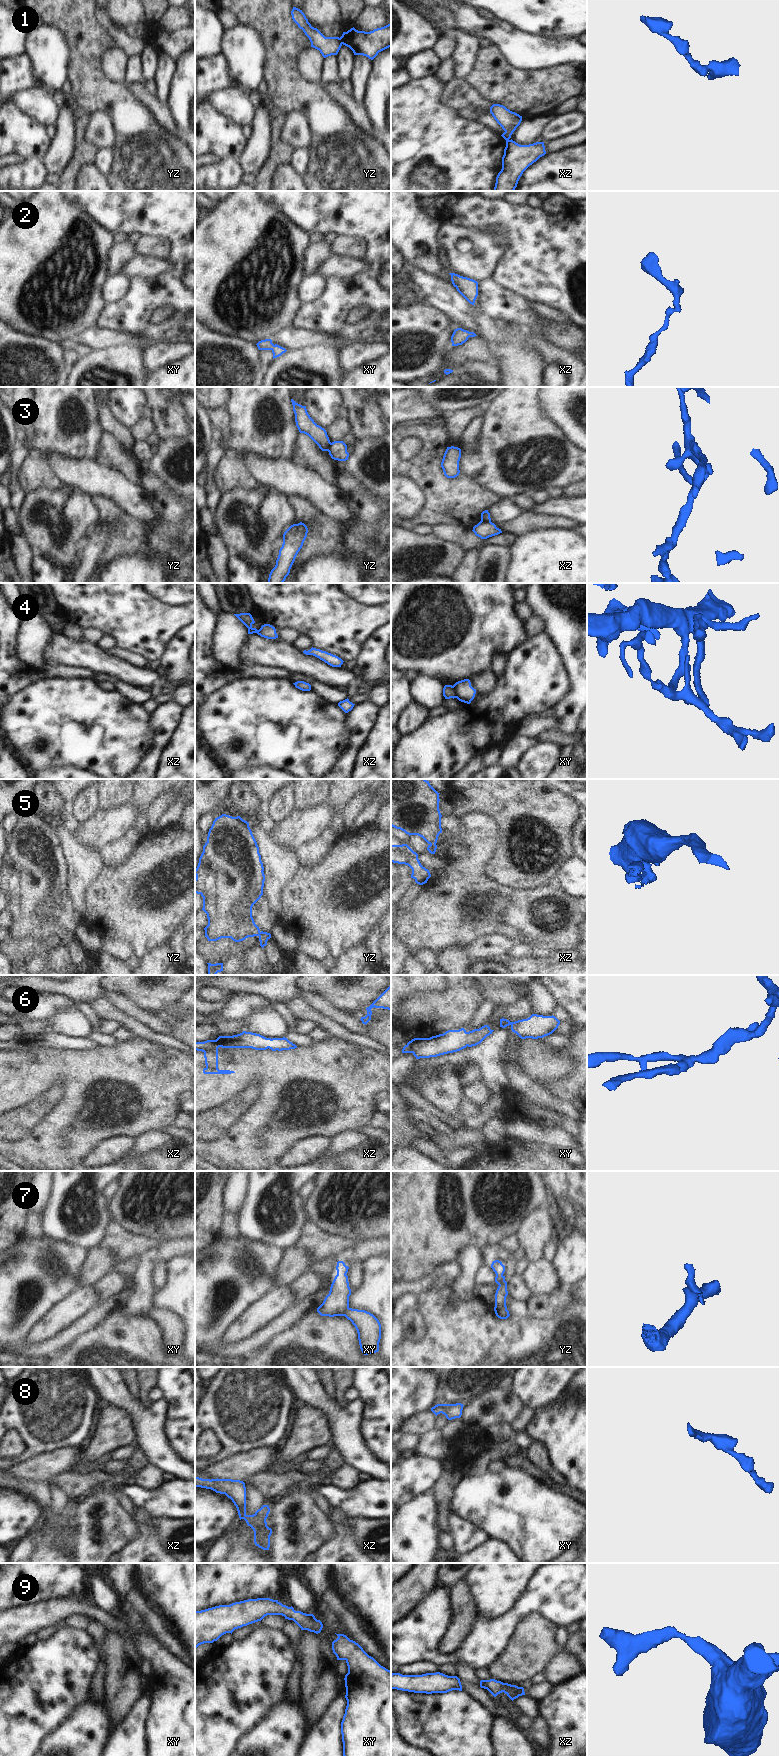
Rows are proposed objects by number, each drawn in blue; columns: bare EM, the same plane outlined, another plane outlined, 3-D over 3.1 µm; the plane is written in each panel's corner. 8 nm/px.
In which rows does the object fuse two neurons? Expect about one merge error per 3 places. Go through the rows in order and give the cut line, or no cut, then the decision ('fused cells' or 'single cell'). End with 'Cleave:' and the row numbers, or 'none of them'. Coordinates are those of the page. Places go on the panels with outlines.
1: yz (339, 38), (342, 43) | fused cells
2: no cut | single cell
3: xz (481, 520), (490, 522) | fused cells
4: xy (452, 686), (456, 697) | fused cells
5: xz (435, 842), (430, 844) | fused cells
6: no cut | single cell
7: yz (495, 1306), (506, 1309) | fused cells
8: no cut | single cell
9: no cut | single cell
Cleave: 1, 3, 4, 5, 7

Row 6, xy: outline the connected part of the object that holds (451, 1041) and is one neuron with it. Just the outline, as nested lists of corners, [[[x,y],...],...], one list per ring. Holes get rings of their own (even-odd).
[[[484,1025],[469,1032],[461,1028],[448,1030],[430,1038],[414,1038],[403,1047],[402,1053],[412,1053],[416,1059],[437,1057],[460,1051],[467,1046],[476,1046],[493,1031],[488,1025]]]

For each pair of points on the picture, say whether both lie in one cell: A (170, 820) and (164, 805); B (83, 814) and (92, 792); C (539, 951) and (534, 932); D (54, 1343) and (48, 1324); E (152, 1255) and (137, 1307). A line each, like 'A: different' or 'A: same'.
A: different
B: same
C: different
D: different
E: same

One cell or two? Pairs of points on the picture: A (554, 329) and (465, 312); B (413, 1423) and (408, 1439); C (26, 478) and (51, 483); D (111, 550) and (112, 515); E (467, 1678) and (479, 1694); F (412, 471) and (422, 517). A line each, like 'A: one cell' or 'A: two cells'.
A: two cells
B: two cells
C: one cell
D: two cells
E: one cell
F: one cell

